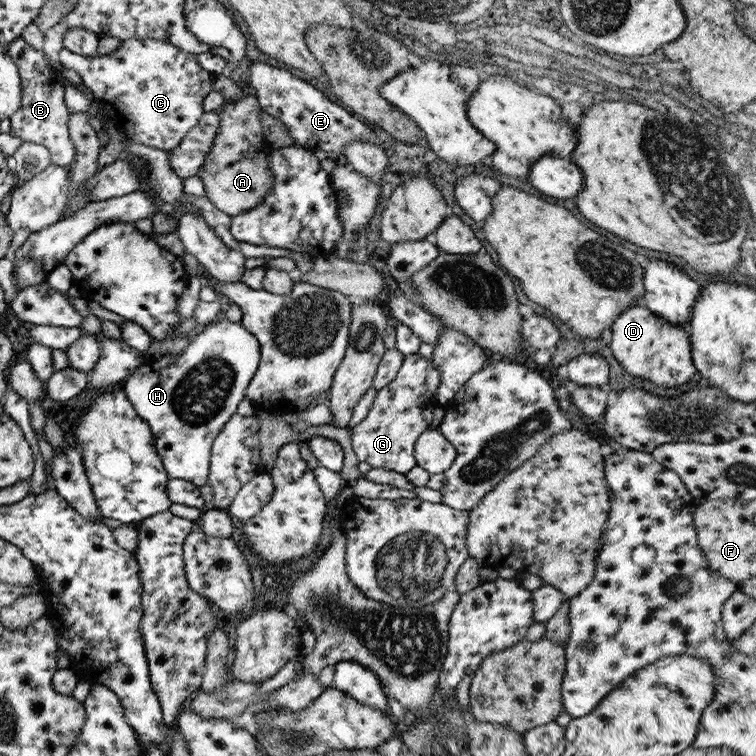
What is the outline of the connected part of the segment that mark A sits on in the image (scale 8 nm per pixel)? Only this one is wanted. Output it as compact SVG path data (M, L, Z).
M249 90L243 98L223 104L217 111L220 116L212 147L205 155L203 166L197 177L206 190L206 198L221 212L230 217L247 212L261 204L266 191L271 188L273 176L266 174L266 158L269 150L263 143L260 123L261 107L256 96Z

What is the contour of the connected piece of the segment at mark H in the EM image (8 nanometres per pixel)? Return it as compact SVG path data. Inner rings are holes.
M224 316L209 323L199 333L190 335L189 341L189 345L180 354L164 356L139 366L125 378L122 391L133 410L136 410L135 414L142 423L147 424L168 478L191 482L198 488L205 485L208 479L213 439L235 413L237 403L244 398L247 384L257 370L261 354L257 339L239 322L228 321Z

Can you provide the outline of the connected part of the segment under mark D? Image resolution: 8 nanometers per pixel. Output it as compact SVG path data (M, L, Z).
M633 303L620 312L610 326L609 348L621 369L631 376L655 384L657 387L674 388L686 384L697 372L691 359L686 327L671 324L652 313L647 307Z

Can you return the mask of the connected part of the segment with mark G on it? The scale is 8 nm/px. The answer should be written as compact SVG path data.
M417 354L405 356L394 380L377 390L365 419L350 429L350 445L358 462L403 475L411 470L417 464L413 456L414 442L429 429L433 418L437 385L439 372L430 358Z

